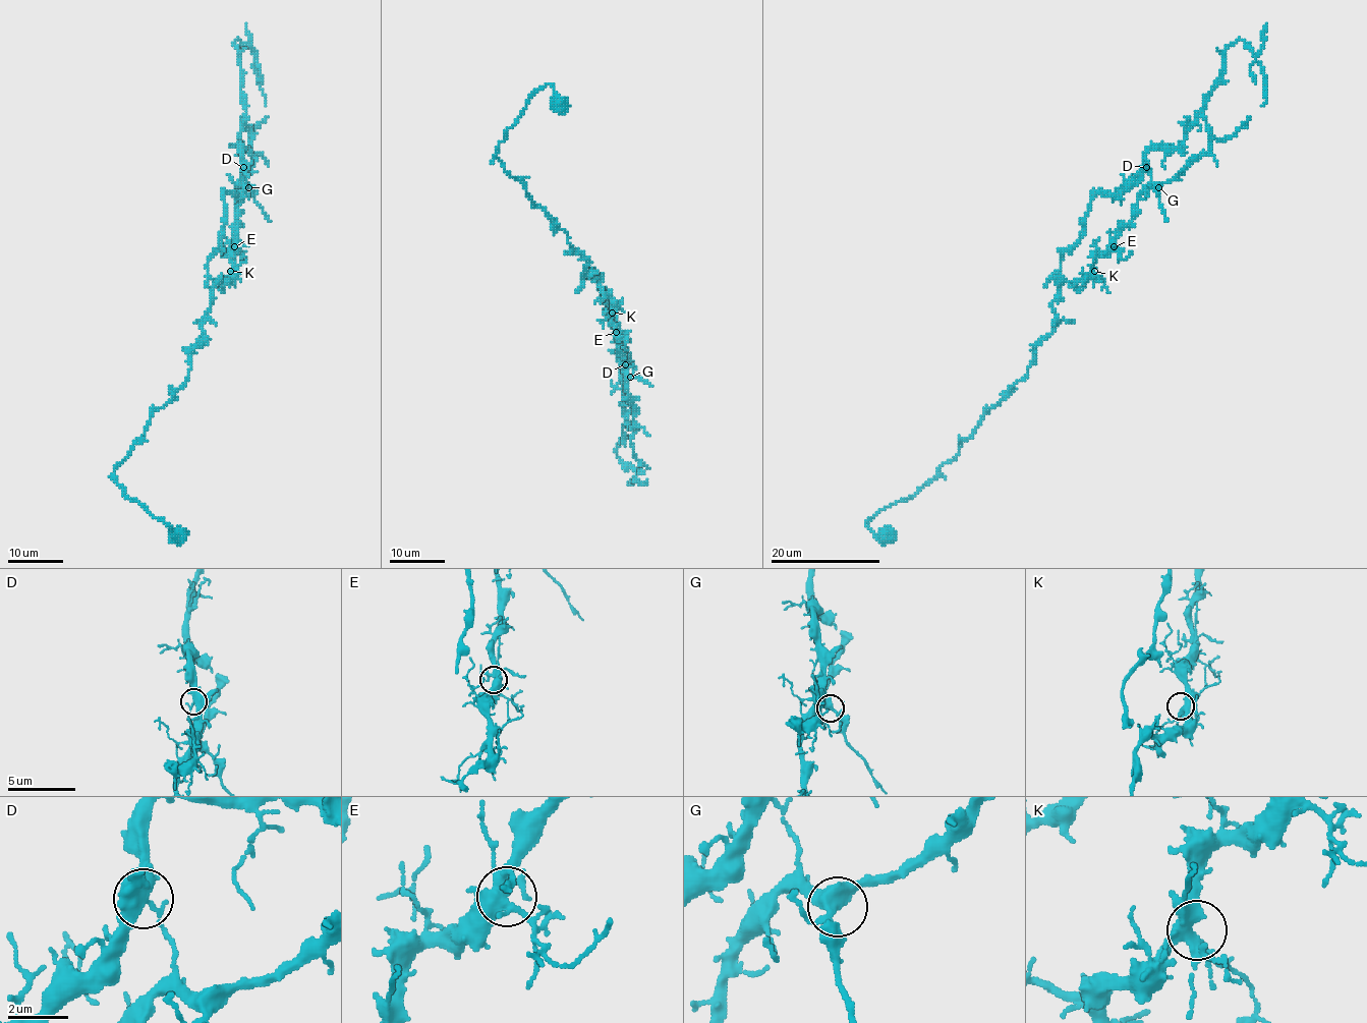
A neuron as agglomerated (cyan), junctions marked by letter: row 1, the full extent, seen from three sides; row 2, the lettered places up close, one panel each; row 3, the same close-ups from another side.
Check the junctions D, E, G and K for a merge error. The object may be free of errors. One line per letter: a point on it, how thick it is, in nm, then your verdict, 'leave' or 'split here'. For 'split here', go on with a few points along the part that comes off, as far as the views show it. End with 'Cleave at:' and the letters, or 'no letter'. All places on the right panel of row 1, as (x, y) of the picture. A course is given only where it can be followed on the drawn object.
D: (1146, 167) | 440 nm | split here | (1146, 167), (1149, 149), (1177, 149), (1184, 140), (1234, 43), (1243, 41), (1264, 73), (1261, 106)
E: (1114, 246) | 380 nm | leave
G: (1158, 187) | 420 nm | leave
K: (1094, 271) | 400 nm | leave
Cleave at: D

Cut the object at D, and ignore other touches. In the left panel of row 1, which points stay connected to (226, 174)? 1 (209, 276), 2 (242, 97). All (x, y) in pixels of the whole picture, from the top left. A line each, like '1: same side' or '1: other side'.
1: same side
2: same side

